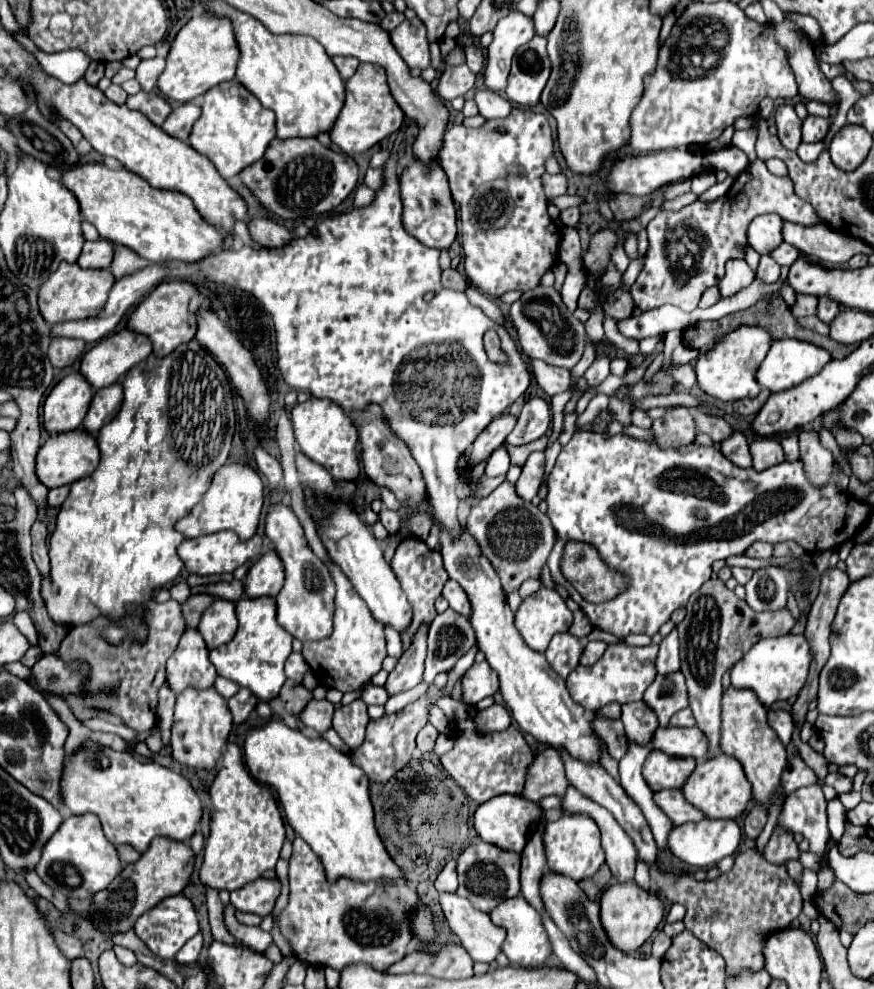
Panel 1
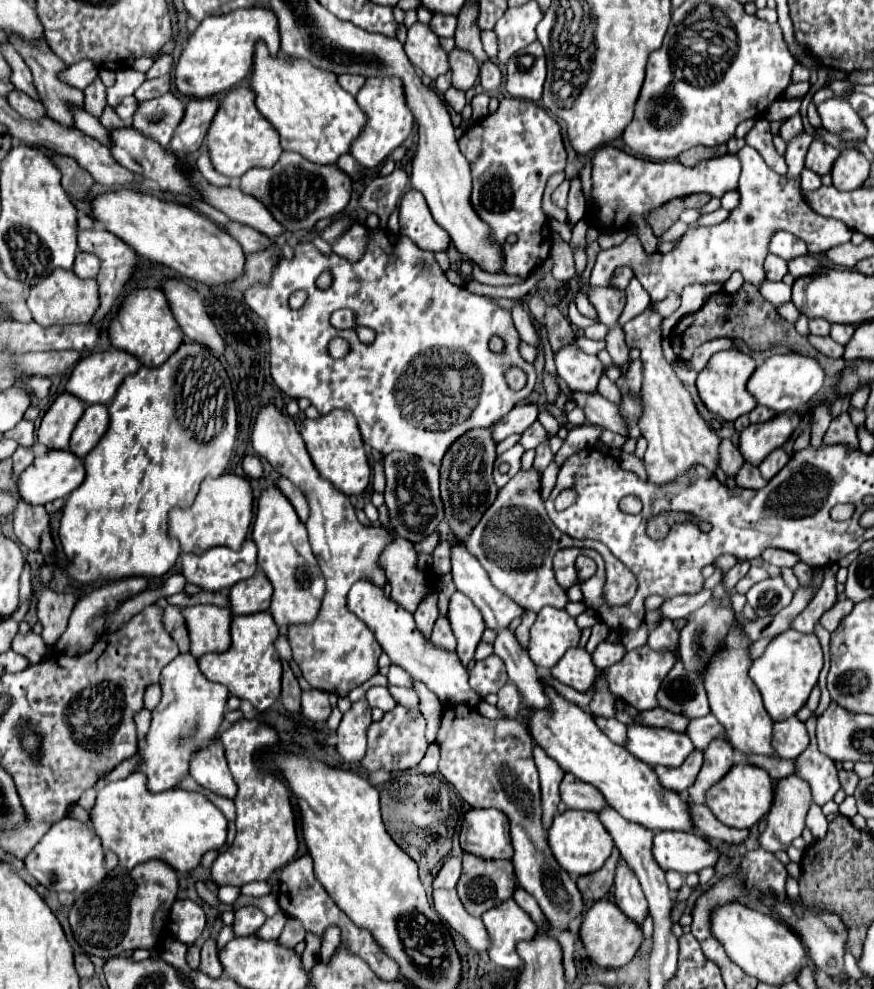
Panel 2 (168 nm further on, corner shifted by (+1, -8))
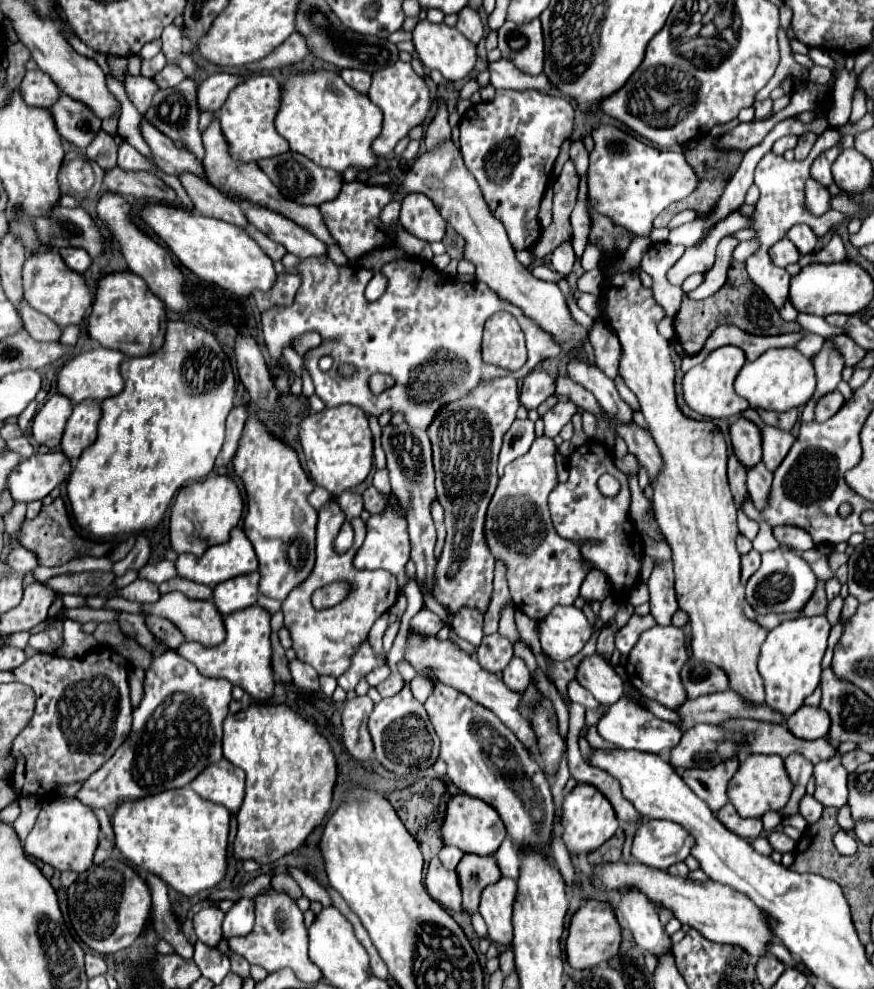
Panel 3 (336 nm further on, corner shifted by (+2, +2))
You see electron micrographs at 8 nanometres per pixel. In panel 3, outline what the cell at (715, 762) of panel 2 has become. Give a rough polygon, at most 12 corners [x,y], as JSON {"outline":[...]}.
{"outline":[[739,762],[691,768],[685,784],[713,810],[727,804],[727,784]]}

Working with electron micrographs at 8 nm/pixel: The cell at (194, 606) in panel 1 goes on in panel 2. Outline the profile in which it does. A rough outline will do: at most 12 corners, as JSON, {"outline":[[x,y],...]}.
{"outline":[[166,606],[164,626],[180,652],[190,648],[180,606]]}

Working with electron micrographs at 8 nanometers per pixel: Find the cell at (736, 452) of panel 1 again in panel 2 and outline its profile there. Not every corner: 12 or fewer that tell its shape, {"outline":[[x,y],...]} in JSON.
{"outline":[[744,462],[736,474],[742,488],[766,486],[756,466]]}

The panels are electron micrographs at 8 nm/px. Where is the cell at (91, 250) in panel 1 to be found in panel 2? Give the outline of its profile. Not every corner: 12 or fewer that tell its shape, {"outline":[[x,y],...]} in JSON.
{"outline":[[78,252],[72,270],[80,278],[96,278],[100,262]]}

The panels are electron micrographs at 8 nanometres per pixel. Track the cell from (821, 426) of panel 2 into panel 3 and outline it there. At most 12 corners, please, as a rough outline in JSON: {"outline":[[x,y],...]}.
{"outline":[[825,340],[813,358],[819,400],[841,382],[843,356]]}

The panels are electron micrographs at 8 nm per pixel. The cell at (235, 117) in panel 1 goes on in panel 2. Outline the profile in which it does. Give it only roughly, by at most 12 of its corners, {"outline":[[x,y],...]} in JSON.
{"outline":[[246,84],[224,98],[206,134],[214,170],[238,180],[274,166],[276,128]]}

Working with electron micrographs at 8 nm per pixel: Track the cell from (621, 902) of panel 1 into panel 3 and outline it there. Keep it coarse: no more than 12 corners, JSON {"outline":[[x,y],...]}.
{"outline":[[587,900],[571,918],[567,962],[587,970],[621,944],[615,912]]}

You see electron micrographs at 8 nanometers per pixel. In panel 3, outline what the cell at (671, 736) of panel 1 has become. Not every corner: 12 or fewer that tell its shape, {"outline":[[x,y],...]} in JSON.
{"outline":[[629,700],[607,706],[601,738],[623,750],[675,748],[679,726]]}

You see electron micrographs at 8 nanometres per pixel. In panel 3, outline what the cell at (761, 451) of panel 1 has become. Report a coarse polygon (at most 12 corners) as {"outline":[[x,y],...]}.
{"outline":[[756,410],[743,417],[761,428],[763,464],[775,472],[795,438],[791,432],[767,426]]}

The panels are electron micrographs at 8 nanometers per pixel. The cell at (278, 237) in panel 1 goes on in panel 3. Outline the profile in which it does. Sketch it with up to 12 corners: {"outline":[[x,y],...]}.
{"outline":[[179,174],[199,214],[247,226],[241,208],[195,174]]}

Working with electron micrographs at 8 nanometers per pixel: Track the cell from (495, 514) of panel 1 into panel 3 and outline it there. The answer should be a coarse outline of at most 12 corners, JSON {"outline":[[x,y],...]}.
{"outline":[[555,442],[505,466],[487,544],[533,620],[571,606],[591,570],[547,496]]}

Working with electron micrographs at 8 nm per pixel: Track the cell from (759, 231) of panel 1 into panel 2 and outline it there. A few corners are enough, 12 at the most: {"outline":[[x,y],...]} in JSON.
{"outline":[[788,232],[772,234],[768,252],[784,260],[808,254]]}

